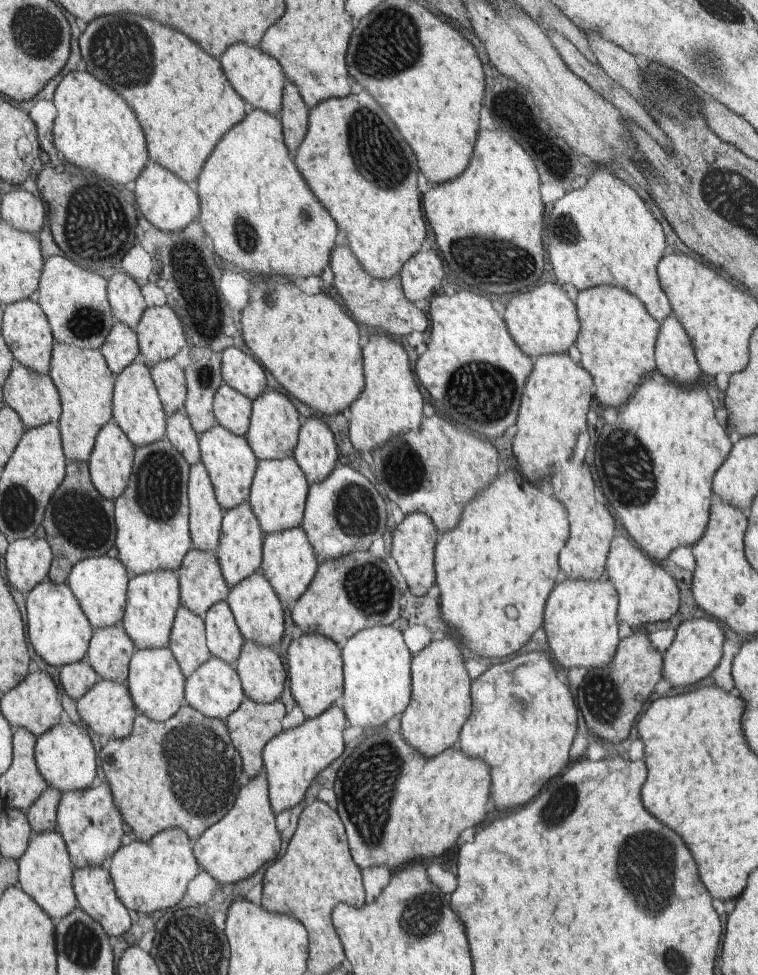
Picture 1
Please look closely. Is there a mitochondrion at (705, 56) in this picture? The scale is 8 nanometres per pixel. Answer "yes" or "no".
yes

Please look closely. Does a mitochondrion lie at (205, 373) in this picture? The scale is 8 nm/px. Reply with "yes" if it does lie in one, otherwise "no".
yes

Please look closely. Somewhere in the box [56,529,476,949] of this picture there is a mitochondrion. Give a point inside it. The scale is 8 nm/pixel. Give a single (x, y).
(201, 768)

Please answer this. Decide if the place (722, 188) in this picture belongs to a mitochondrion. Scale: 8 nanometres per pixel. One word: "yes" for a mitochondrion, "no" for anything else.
yes

